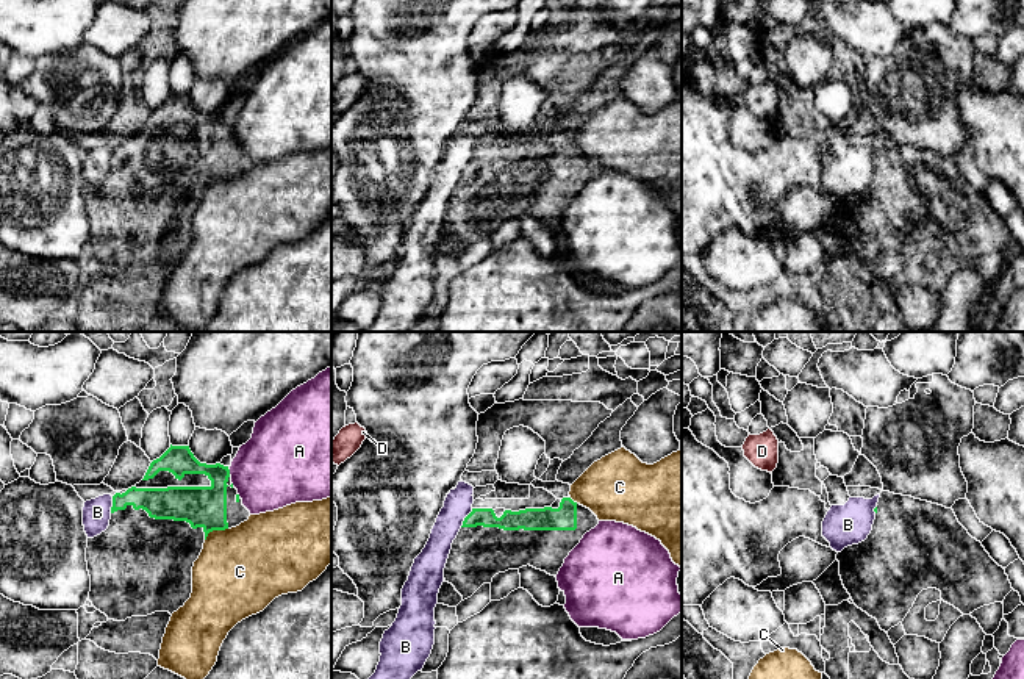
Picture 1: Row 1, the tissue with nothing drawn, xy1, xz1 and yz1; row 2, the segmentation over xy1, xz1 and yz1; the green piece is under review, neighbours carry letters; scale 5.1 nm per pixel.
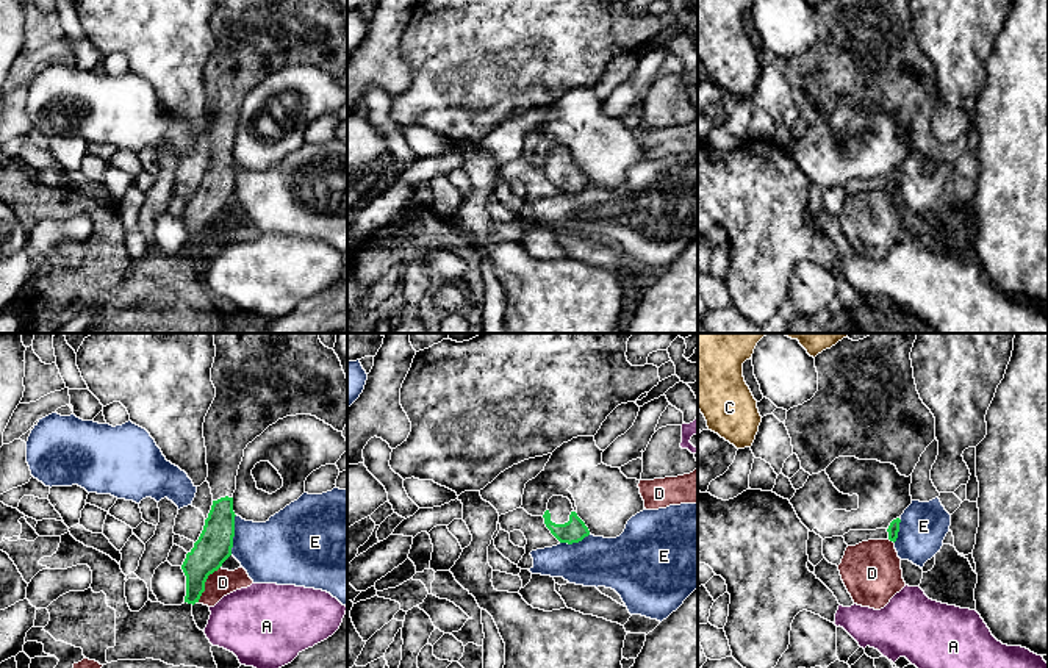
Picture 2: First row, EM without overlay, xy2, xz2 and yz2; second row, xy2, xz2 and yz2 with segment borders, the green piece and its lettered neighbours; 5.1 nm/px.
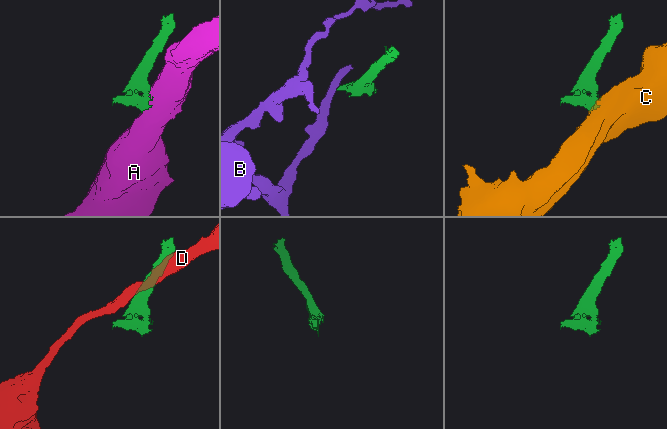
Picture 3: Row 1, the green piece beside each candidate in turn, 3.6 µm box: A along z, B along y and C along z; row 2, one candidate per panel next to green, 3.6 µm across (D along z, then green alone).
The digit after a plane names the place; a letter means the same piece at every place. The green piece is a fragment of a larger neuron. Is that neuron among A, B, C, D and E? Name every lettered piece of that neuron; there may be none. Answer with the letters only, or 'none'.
none

